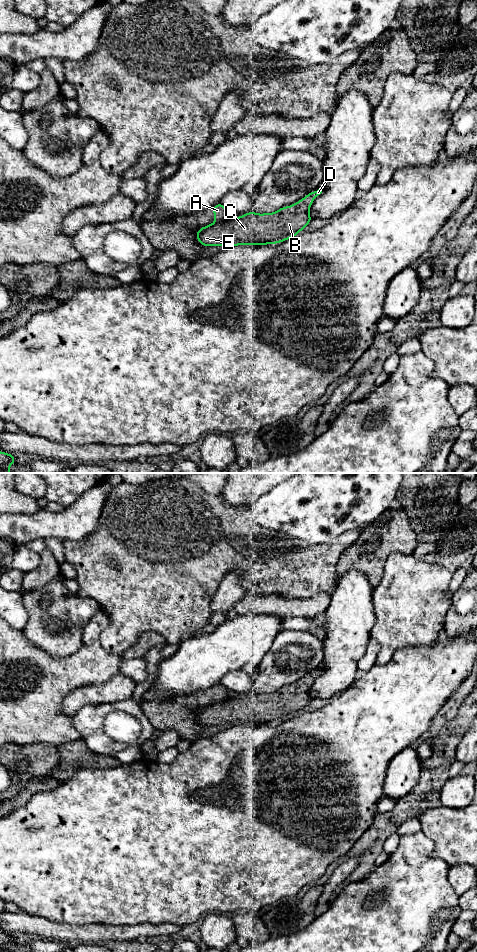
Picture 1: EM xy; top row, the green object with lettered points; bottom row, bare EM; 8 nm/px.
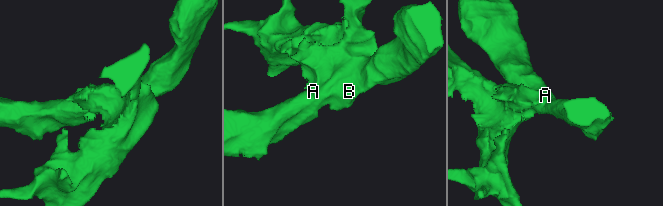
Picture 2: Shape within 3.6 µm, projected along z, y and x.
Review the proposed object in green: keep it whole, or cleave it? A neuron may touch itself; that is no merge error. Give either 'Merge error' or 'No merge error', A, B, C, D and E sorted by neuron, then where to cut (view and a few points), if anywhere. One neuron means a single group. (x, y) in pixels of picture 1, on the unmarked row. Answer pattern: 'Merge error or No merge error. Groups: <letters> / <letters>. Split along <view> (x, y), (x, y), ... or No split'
Merge error. Groups: A / B C D E. Split along xy (228, 696), (215, 703)

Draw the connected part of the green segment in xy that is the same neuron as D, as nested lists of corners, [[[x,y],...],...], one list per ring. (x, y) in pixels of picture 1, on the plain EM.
[[[322,668],[306,675],[297,683],[274,693],[245,693],[242,697],[201,707],[196,717],[201,725],[225,726],[277,724],[296,716],[312,700],[309,688]]]

